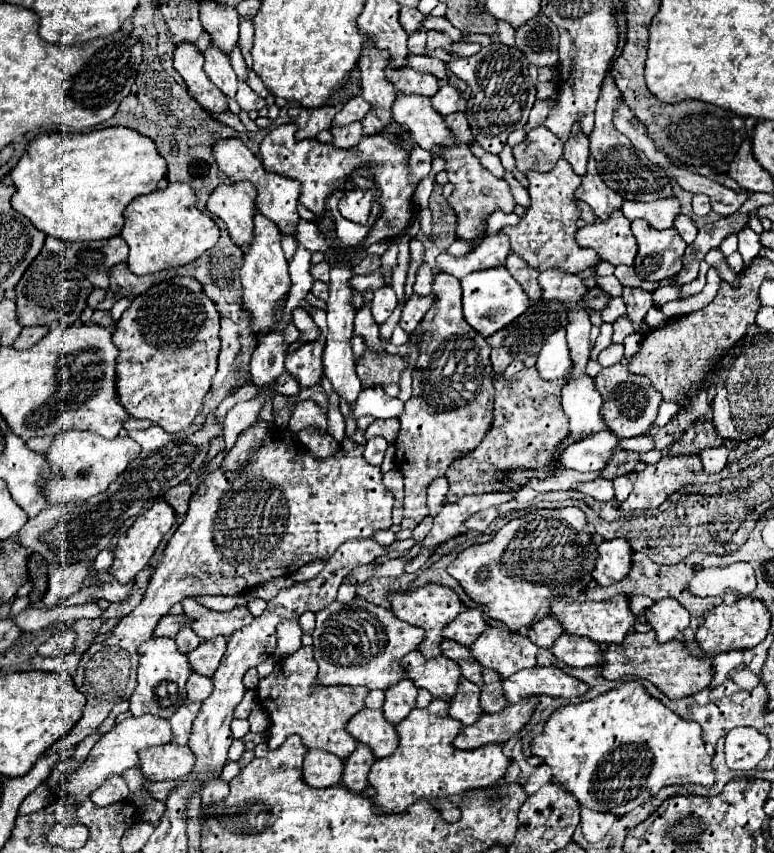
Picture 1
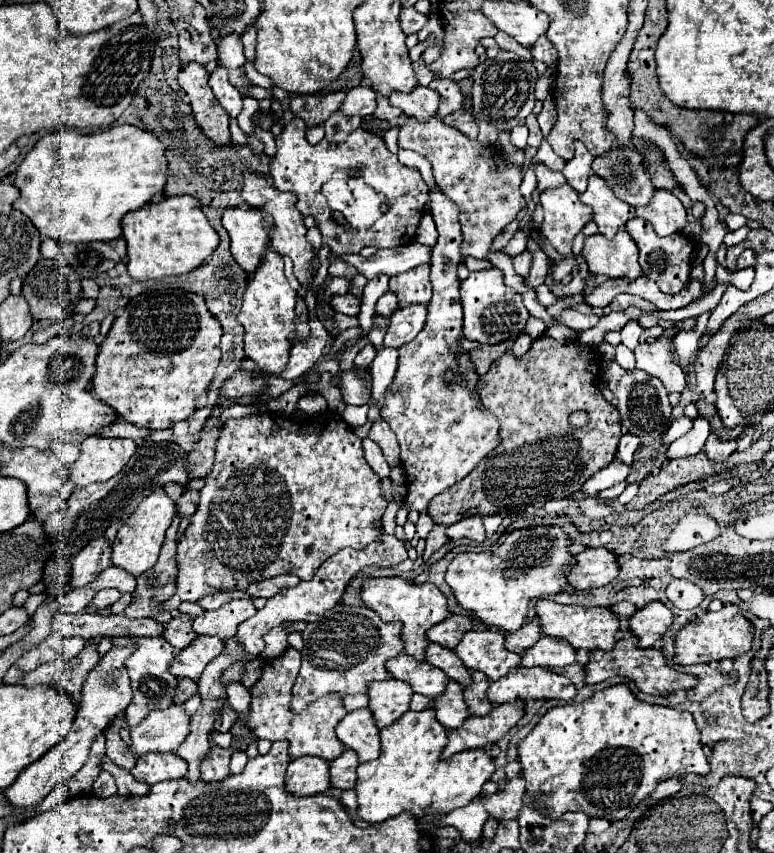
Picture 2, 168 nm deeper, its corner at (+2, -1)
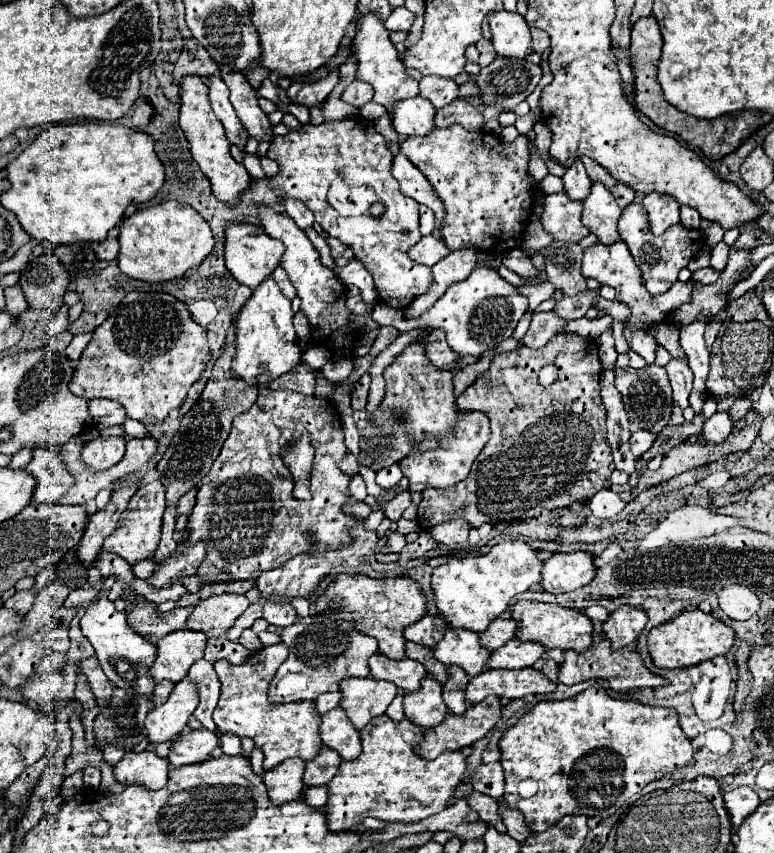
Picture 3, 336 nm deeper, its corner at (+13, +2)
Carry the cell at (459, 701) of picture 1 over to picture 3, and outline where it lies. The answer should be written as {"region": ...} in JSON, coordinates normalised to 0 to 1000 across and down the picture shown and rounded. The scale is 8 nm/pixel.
{"region":[[[548,794],[543,808],[522,815],[522,838],[540,852],[561,852],[579,838],[566,798]]]}

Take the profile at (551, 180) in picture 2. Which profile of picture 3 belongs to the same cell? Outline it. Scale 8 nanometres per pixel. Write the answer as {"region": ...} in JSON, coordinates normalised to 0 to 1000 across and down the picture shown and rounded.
{"region":[[[708,205],[708,208],[700,212],[700,224],[703,224],[705,229],[711,229],[711,226],[724,226],[726,222],[729,222],[729,217],[726,217],[726,210],[724,210],[724,208]]]}

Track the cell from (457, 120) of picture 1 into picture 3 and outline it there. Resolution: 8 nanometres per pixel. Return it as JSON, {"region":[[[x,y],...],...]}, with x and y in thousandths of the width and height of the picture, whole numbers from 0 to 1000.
{"region":[[[589,116],[563,130],[563,149],[584,149],[587,144],[597,147],[605,154],[618,154],[625,147],[625,135],[599,116]]]}

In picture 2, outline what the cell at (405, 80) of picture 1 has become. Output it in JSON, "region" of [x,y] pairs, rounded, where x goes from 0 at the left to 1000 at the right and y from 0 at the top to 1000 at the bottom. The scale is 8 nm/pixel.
{"region":[[[536,101],[528,110],[508,108],[503,113],[503,120],[505,120],[505,124],[518,127],[521,134],[526,134],[526,136],[536,136],[539,141],[552,141],[565,134],[567,110],[557,103]]]}

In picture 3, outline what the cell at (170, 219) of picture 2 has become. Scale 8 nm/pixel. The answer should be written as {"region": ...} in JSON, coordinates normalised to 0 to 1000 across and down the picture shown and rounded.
{"region":[[[212,236],[178,245],[155,264],[155,299],[152,313],[160,322],[191,332],[212,332],[230,325],[248,313],[256,313],[276,292],[276,275],[269,261],[245,243],[230,236]]]}

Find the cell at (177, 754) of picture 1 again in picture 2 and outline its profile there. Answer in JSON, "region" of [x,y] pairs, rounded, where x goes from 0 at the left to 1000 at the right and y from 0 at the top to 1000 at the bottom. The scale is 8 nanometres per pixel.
{"region":[[[195,882],[177,889],[177,896],[169,903],[169,907],[174,910],[174,914],[190,917],[190,919],[229,914],[242,907],[242,893],[224,882],[216,882],[216,884]]]}

